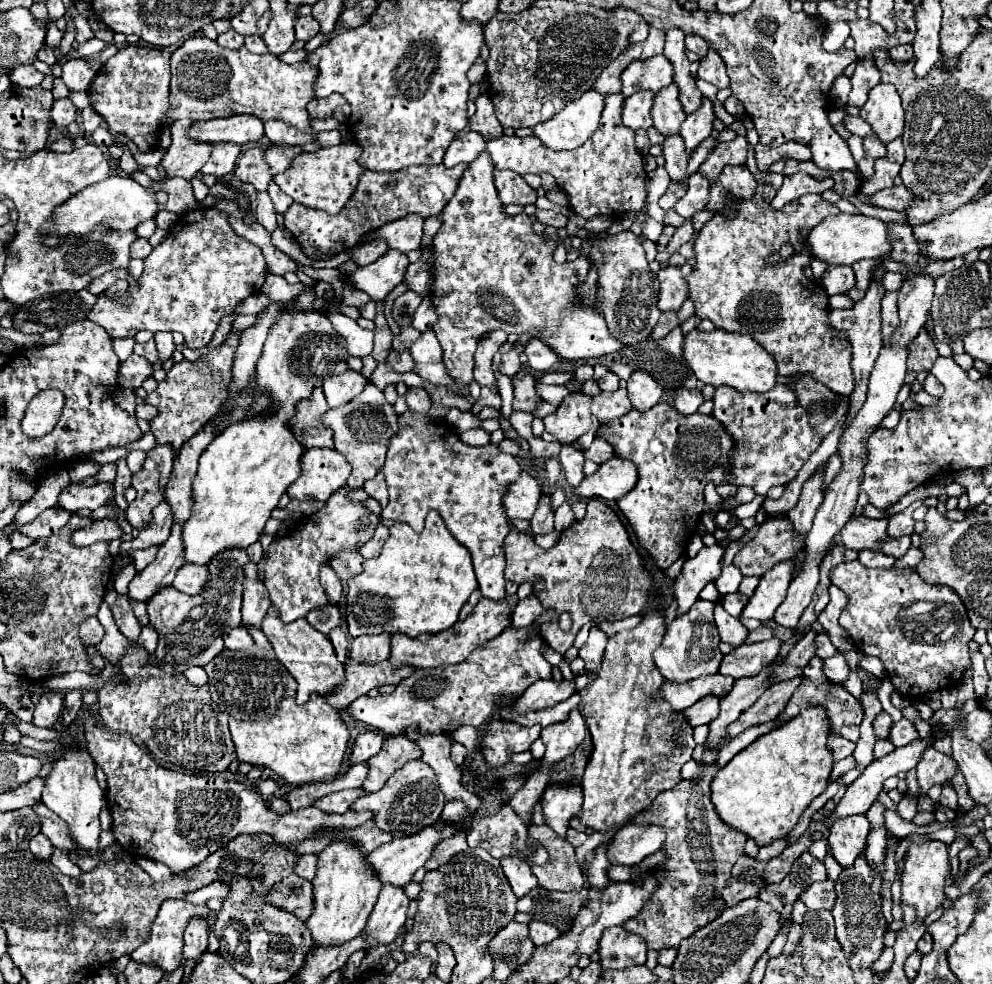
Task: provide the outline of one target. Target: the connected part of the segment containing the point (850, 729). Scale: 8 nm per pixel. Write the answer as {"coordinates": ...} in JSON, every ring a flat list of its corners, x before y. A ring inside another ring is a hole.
{"coordinates":[[813,656,813,658,809,660,809,664,805,666,805,670,803,670,803,680,801,680,799,688,793,692,791,700,787,702,787,708,783,710,783,718,789,718,789,720,791,720,791,718,797,716,803,708,809,708,809,706,815,706,815,704,821,704,821,706,827,708,833,734,839,734,839,736,845,736,845,738,857,742,857,738,859,738,859,724,861,724,861,718,863,718,861,704,859,704,859,700,857,700,853,694,849,694,841,684,829,682,829,680,825,678,823,658,817,658,817,656]]}

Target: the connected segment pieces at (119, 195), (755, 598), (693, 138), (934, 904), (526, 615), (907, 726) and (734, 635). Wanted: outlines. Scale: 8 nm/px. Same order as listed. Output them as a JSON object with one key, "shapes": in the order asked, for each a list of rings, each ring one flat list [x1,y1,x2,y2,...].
{"shapes":[[[109,176,103,182,97,182,93,186,87,186,79,194,75,194,71,200,55,208,55,220,57,220,57,232,49,234,45,238,47,246,57,246,59,238,67,234,85,236,99,226,113,228,113,230,133,230,139,222,145,222,149,218,155,218,159,210,157,194,153,188,145,188,137,184,131,176]],[[781,562,773,566,769,572,763,574,759,586,755,588,755,594,749,598,749,604,741,612,743,618,755,618,755,620,771,620,779,604,785,600,787,586,793,578,793,562]],[[703,96,703,102,699,106,697,112,689,114,681,126,681,136,685,142,685,150,687,154,691,154,691,150,695,146,699,146,705,138,709,138,711,130,713,130,713,120,715,120,715,106,709,98]],[[925,840,925,842,911,842,905,854,905,870,901,878,901,902,909,904,917,910,917,918,925,920,931,912,943,906,947,900,945,896,945,880,951,876,951,864,949,864,949,852,947,846,939,840]],[[529,594,525,600,519,600,513,616,511,616,511,624,521,628,521,626,529,626,531,622,537,620,537,616,543,612,541,602,537,602,537,598,533,598,533,594]],[[903,718,903,720,899,720,899,722,895,722,895,724,891,726,891,742,893,742,895,746,907,746,909,742,913,742,913,740,917,740,917,738,919,738,917,728,915,728,915,724,913,724,911,720,907,720,907,718]],[[719,604,715,606,715,624,719,628,723,642,745,642,747,640,749,630,741,624,739,618,725,614,725,610]]]}

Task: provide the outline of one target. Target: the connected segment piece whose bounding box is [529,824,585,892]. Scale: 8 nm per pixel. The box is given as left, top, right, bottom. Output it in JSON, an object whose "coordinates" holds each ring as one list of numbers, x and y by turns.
{"coordinates":[[531,826,529,840,543,844,549,850,551,860,545,866,533,866,541,888,545,890,579,890,585,884,581,868,575,864,575,852,567,838,557,838,549,826]]}

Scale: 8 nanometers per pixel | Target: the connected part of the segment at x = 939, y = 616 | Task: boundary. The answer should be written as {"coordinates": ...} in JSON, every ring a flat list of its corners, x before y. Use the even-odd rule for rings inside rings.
{"coordinates":[[853,560,839,564,831,572,831,582,849,596,849,604,839,616,839,624,849,632,849,638,857,650,883,660,889,678,899,694,921,696,925,692,935,692,959,684,961,674,969,664,967,642,975,634,959,594,953,594,949,586,929,586,923,582,915,568,869,570,861,566,859,560]]}

